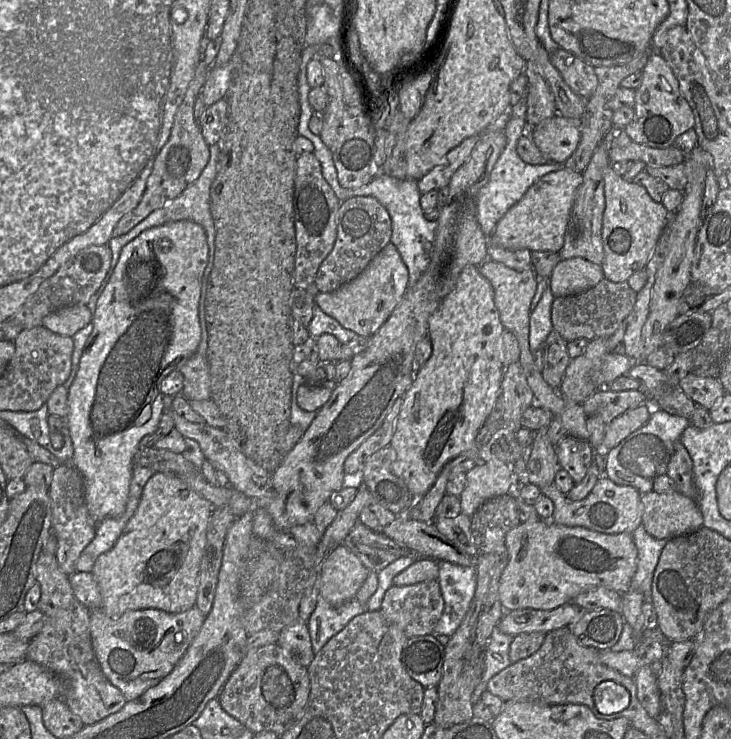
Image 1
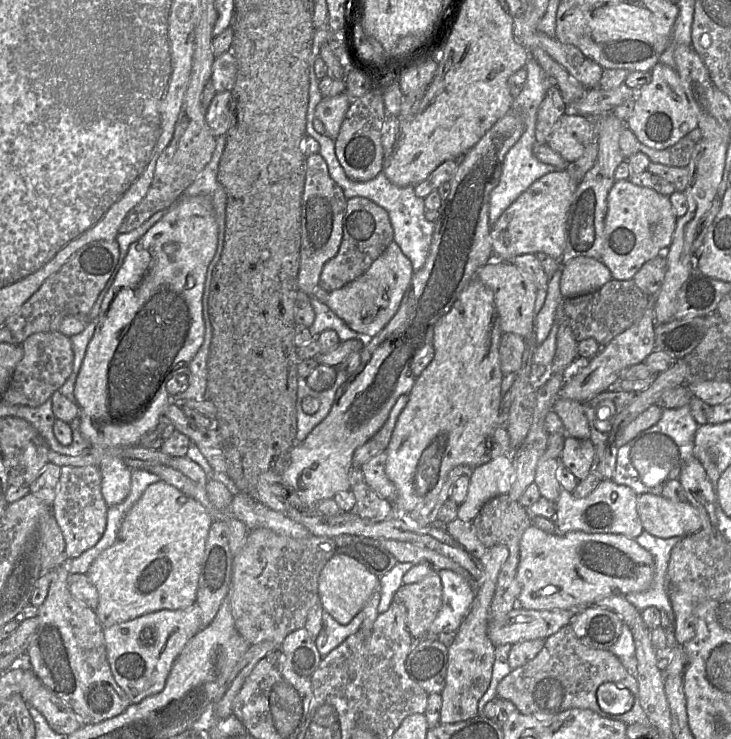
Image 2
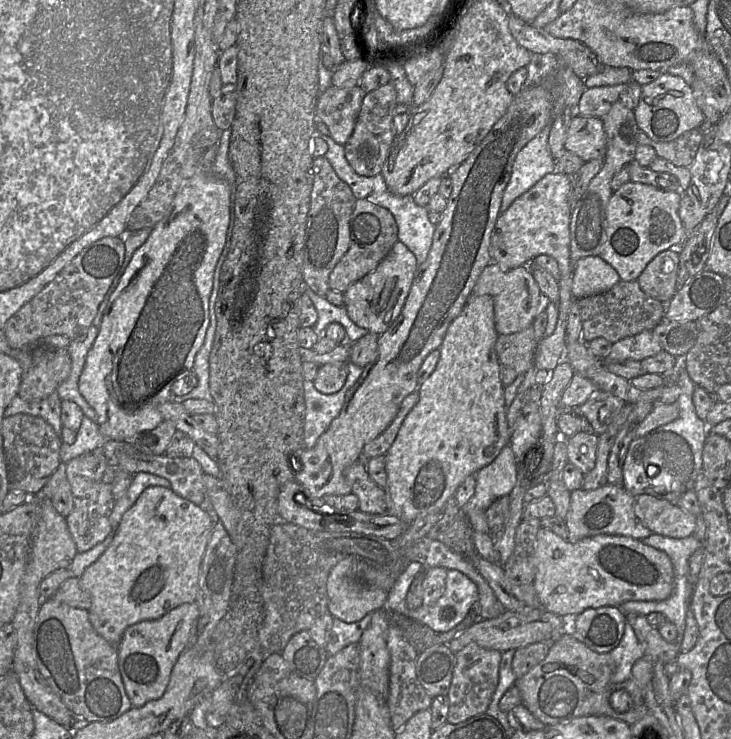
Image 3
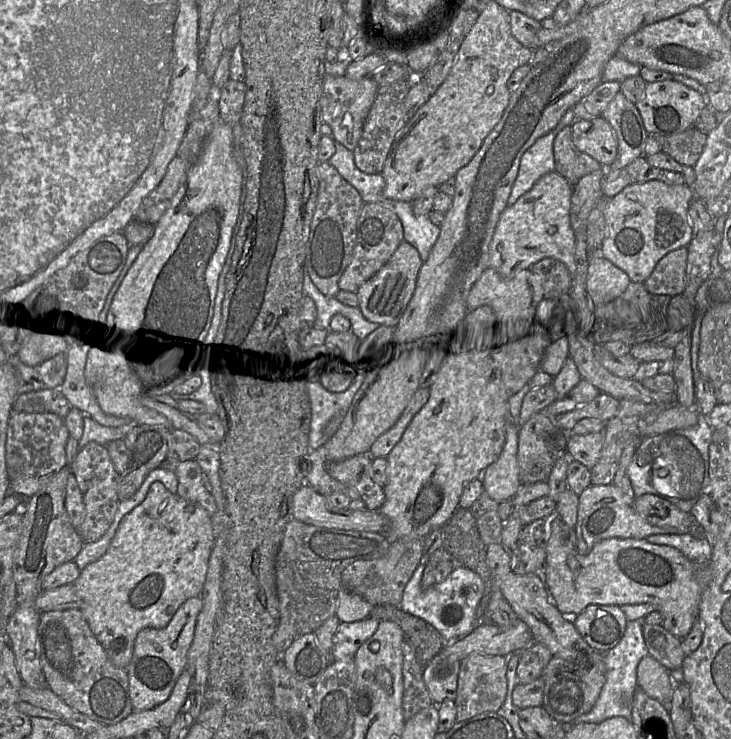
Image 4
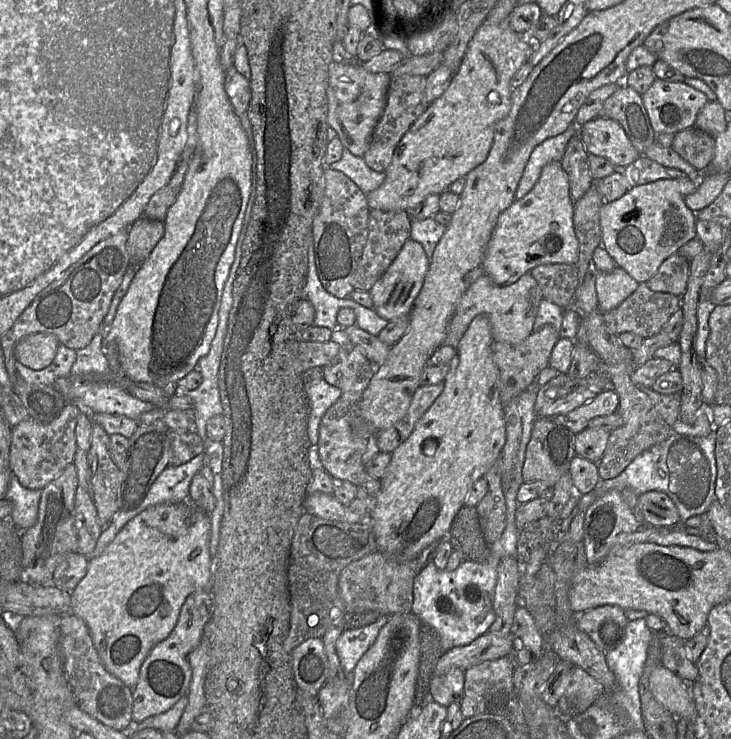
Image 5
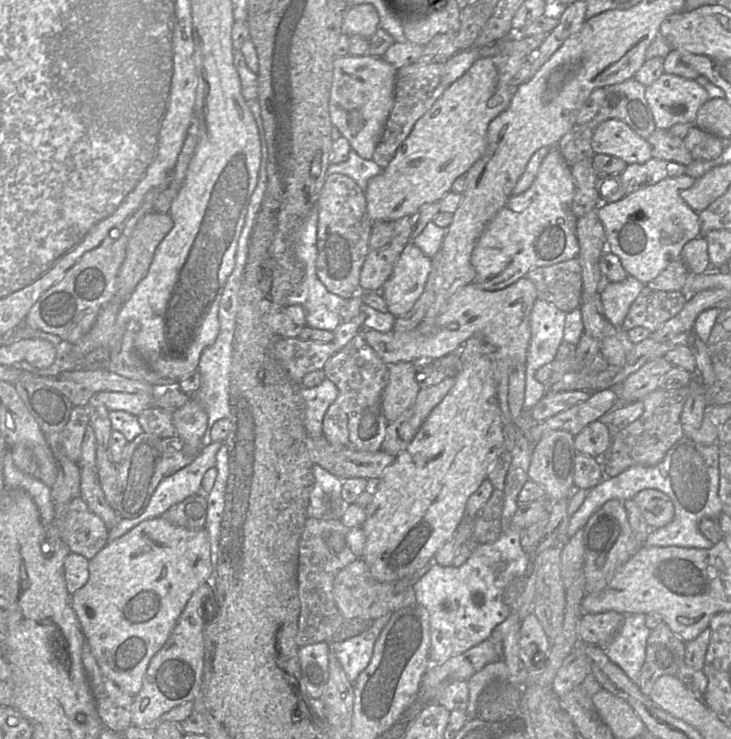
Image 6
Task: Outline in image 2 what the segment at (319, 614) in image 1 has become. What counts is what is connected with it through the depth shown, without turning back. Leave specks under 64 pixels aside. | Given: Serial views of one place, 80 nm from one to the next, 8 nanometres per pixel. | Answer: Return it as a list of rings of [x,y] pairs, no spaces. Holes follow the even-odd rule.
[[[323,610],[322,629],[315,642],[316,648],[322,657],[339,646],[346,638],[356,634],[364,621],[364,613],[359,612],[346,625],[338,623],[329,613]]]

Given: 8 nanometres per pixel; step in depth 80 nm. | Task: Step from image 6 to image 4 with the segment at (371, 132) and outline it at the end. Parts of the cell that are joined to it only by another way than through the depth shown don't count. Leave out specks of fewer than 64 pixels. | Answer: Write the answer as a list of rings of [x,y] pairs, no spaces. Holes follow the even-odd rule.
[[[326,76],[320,98],[321,118],[332,129],[332,138],[353,151],[362,135],[364,121],[374,103],[379,85],[372,77],[350,79],[347,76]]]

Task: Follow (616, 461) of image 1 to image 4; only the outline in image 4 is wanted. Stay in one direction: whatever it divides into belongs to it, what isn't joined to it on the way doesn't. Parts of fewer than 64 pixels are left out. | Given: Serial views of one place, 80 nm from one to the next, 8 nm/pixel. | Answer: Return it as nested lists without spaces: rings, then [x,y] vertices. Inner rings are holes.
[[[699,413],[698,423],[692,428],[644,437],[626,469],[635,497],[656,495],[690,513],[703,495],[709,495],[709,444],[712,433],[707,416]]]

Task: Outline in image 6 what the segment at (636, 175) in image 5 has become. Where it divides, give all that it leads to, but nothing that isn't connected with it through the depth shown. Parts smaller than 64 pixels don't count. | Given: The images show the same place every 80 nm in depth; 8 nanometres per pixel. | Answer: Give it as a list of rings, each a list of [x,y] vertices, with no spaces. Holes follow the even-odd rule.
[[[651,158],[643,164],[630,164],[621,173],[625,194],[654,185],[659,181],[686,174],[686,166],[667,160]]]

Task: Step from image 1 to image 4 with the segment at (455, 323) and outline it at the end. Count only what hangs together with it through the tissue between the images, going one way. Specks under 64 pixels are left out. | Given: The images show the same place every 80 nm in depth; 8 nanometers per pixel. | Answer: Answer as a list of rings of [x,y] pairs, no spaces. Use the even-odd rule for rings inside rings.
[[[477,307],[467,312],[461,324],[451,336],[446,347],[446,357],[436,381],[429,387],[430,396],[427,403],[413,417],[407,426],[400,441],[394,446],[387,456],[386,483],[384,485],[385,501],[379,511],[389,520],[390,526],[386,537],[390,542],[402,538],[421,538],[429,534],[433,529],[444,527],[453,513],[459,508],[460,496],[464,487],[473,479],[480,478],[483,471],[500,456],[506,441],[506,423],[508,420],[508,394],[499,374],[494,354],[493,314],[488,307]]]

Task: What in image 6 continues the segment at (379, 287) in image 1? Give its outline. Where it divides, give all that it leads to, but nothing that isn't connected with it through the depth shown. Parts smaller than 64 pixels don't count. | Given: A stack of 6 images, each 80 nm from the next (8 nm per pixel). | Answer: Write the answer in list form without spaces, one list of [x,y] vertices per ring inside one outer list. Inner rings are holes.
[[[409,242],[379,291],[389,313],[398,318],[414,306],[424,291],[431,269],[431,258]]]

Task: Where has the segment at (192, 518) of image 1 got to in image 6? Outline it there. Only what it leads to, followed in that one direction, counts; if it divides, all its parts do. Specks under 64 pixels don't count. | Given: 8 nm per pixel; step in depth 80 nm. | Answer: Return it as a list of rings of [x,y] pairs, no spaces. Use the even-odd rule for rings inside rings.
[[[162,516],[140,522],[124,535],[110,541],[92,559],[89,560],[89,579],[87,583],[71,595],[71,606],[80,622],[86,643],[94,655],[103,674],[122,690],[135,696],[142,687],[143,676],[151,658],[161,649],[174,628],[181,612],[192,593],[202,584],[208,582],[213,572],[210,556],[210,544],[206,528],[190,530],[168,522]]]

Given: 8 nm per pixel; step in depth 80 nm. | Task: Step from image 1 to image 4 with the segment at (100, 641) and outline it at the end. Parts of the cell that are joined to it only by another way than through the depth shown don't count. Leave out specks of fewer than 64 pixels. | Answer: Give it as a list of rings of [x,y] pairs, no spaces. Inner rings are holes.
[[[201,596],[191,597],[177,609],[166,627],[144,628],[137,634],[132,658],[125,669],[134,711],[149,710],[164,702],[171,694],[179,676],[187,669],[187,652],[202,607]]]

